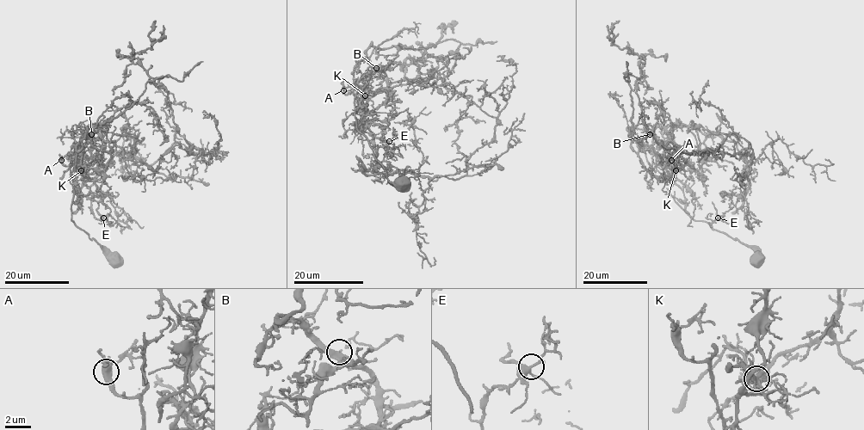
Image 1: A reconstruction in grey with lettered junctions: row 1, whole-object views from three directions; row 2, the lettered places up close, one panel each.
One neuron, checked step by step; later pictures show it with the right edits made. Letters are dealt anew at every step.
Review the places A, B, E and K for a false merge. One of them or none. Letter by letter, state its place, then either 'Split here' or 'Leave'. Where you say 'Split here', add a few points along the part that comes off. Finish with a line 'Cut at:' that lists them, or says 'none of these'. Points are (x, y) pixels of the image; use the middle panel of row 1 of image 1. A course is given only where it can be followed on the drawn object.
A: Place: (343, 90). Leave
B: Place: (376, 68). Leave
E: Place: (389, 141). Leave
K: Place: (365, 95). Split here. Course of the part to remove: (365, 95), (358, 127), (373, 135), (376, 163), (459, 179), (509, 97), (515, 65), (497, 57)
Cut at: K

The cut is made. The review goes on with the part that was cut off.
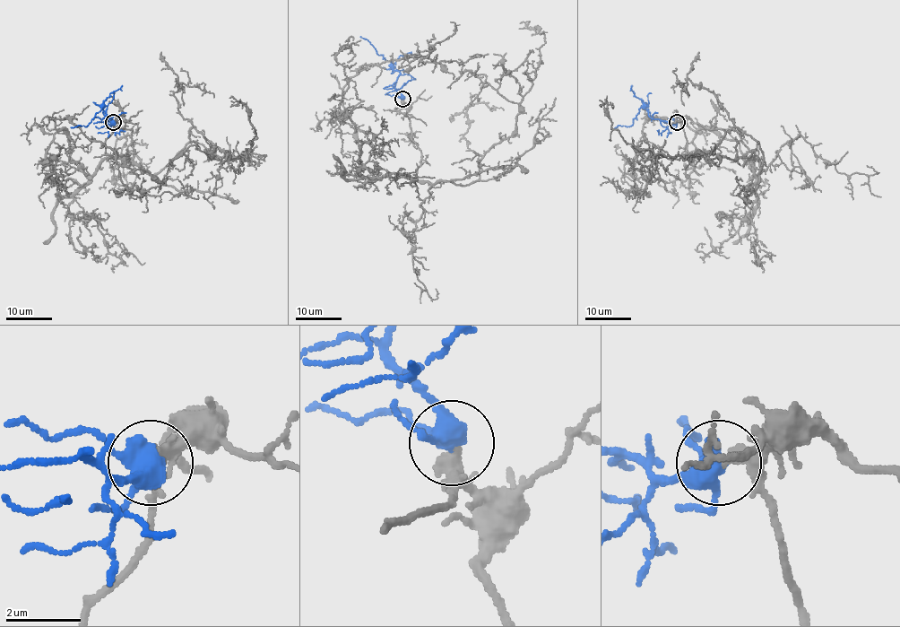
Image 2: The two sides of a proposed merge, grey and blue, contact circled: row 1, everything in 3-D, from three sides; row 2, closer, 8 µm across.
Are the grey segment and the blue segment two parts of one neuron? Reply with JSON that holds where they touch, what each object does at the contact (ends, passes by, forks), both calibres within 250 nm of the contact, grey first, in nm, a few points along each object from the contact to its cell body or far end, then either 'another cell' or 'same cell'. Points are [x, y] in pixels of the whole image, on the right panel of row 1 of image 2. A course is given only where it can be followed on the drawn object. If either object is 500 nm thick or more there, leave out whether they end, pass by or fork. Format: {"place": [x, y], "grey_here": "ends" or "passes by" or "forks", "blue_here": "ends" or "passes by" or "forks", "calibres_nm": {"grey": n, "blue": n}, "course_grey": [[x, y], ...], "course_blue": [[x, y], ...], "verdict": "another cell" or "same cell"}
{"place": [677, 122], "grey_here": "ends", "blue_here": "forks", "calibres_nm": {"grey": 360, "blue": 440}, "course_grey": [[677, 122], [734, 130], [756, 156], [754, 176], [736, 141], [652, 117], [636, 152], [640, 197], [634, 180]], "course_blue": [[677, 122], [652, 117], [641, 108], [630, 126], [614, 127]], "verdict": "another cell"}

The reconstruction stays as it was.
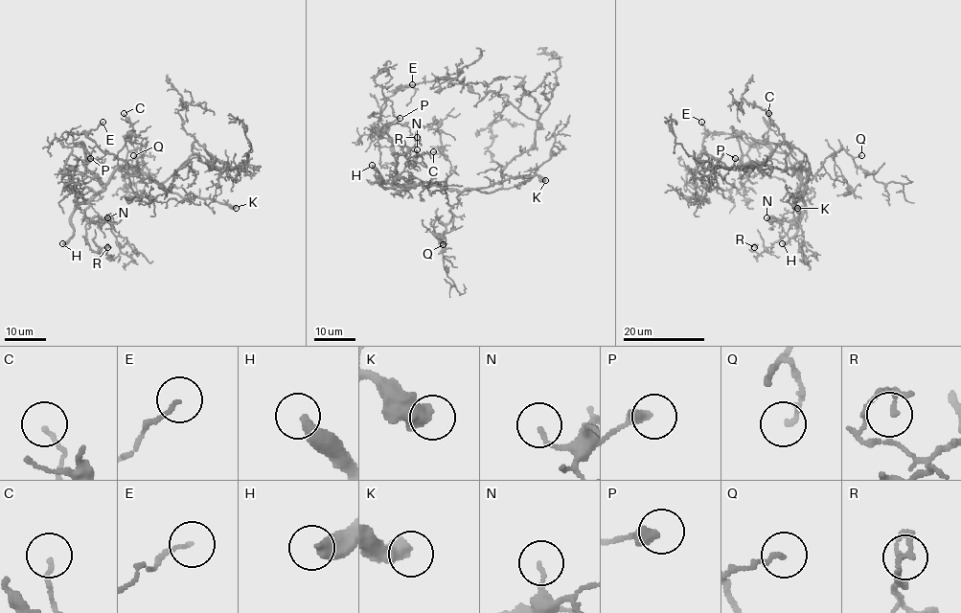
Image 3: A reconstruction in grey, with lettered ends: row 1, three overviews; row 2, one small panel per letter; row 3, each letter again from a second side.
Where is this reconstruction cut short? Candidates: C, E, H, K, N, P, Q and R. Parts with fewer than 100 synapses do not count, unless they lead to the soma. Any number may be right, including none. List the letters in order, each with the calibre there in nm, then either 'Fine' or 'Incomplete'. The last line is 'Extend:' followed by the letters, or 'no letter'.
C: Thickness 130 nm. Fine
E: Thickness 120 nm. Fine
H: Thickness 440 nm. Incomplete
K: Thickness 600 nm. Incomplete
N: Thickness 110 nm. Fine
P: Thickness 400 nm. Fine
Q: Thickness 150 nm. Fine
R: Thickness 110 nm. Fine
Extend: H, K

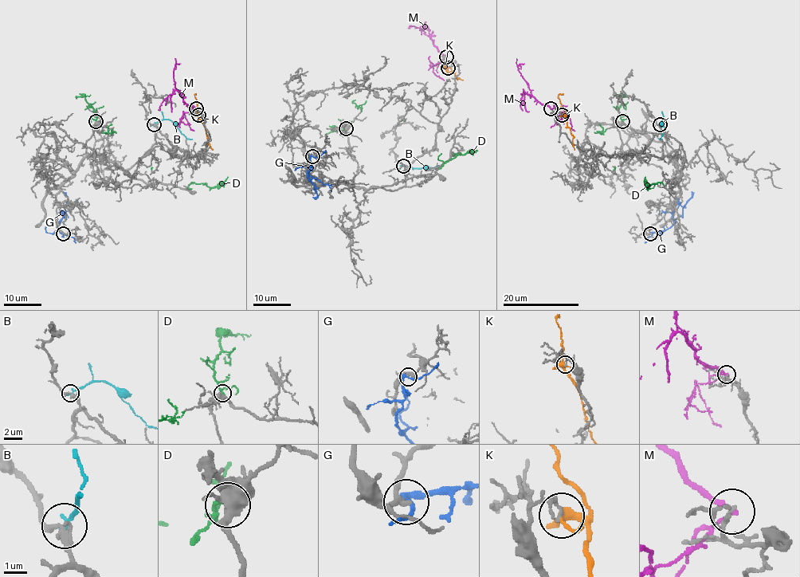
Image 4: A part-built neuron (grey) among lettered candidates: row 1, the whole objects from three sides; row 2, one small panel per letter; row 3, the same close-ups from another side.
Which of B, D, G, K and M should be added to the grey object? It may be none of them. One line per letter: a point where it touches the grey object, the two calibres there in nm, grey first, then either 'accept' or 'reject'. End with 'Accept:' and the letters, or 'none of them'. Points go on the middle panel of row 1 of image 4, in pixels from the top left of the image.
B: (403, 166) | 240/200 nm | reject
D: (346, 128) | 440/150 nm | reject
G: (312, 156) | 200/240 nm | reject
K: (448, 68) | 150/280 nm | reject
M: (446, 56) | 110/180 nm | reject
Accept: none of them

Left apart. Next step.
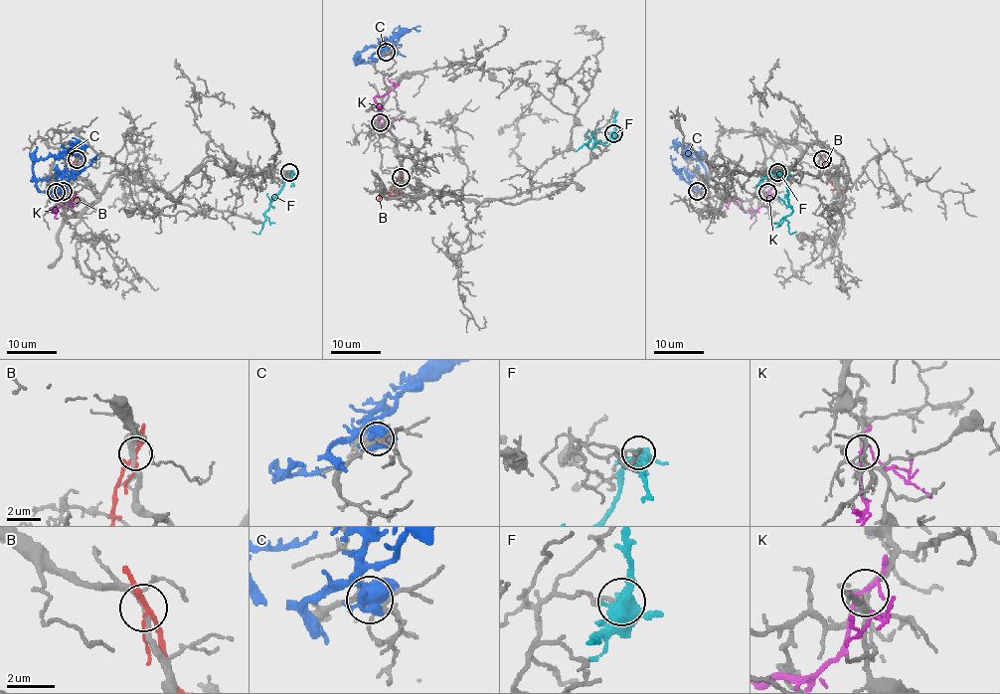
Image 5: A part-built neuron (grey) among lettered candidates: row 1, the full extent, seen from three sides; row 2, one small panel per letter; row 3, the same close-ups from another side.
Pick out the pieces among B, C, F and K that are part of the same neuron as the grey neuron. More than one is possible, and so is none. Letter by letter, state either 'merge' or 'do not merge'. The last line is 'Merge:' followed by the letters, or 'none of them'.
B: do not merge
C: do not merge
F: merge
K: do not merge
Merge: F

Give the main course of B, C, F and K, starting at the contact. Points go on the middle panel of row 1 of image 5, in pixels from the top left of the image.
B: (401, 178), (395, 183), (391, 195), (393, 197), (386, 199)
C: (386, 52), (379, 50), (358, 62), (357, 56), (369, 47), (397, 41), (411, 31)
F: (613, 133), (608, 141), (589, 147), (589, 141), (576, 151)
K: (379, 122), (377, 95), (384, 95), (393, 86), (393, 82), (387, 79)

